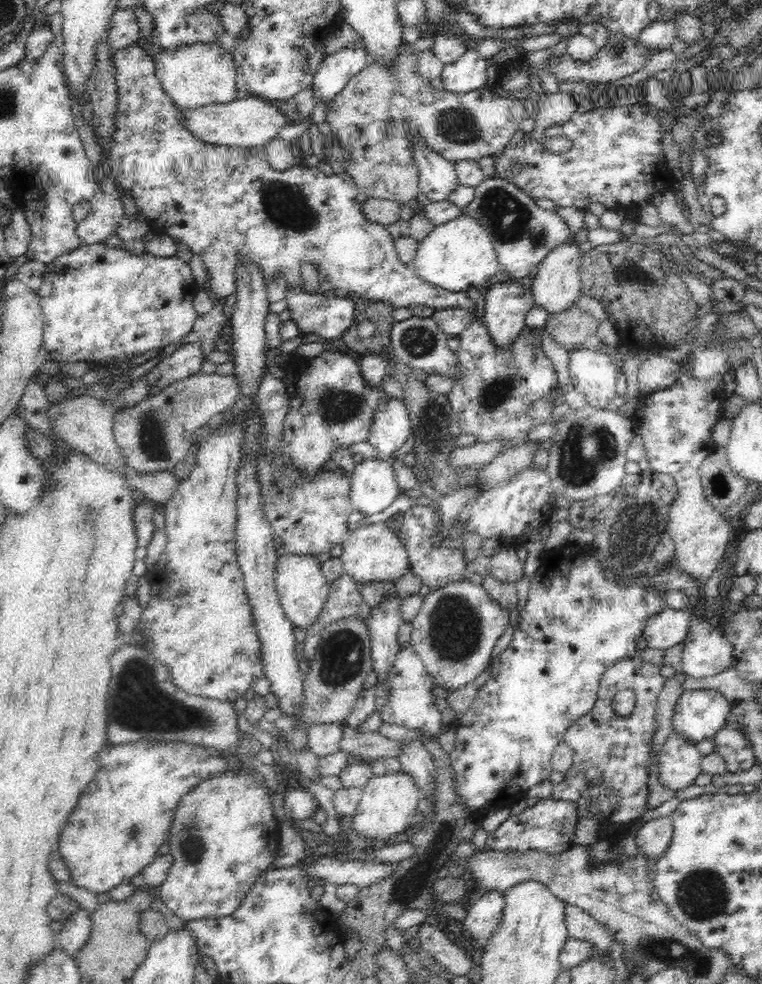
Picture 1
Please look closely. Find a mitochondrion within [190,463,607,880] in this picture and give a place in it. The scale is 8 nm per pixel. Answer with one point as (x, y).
(454, 632)

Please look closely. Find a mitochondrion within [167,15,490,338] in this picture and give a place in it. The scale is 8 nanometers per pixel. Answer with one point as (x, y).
(285, 206)

